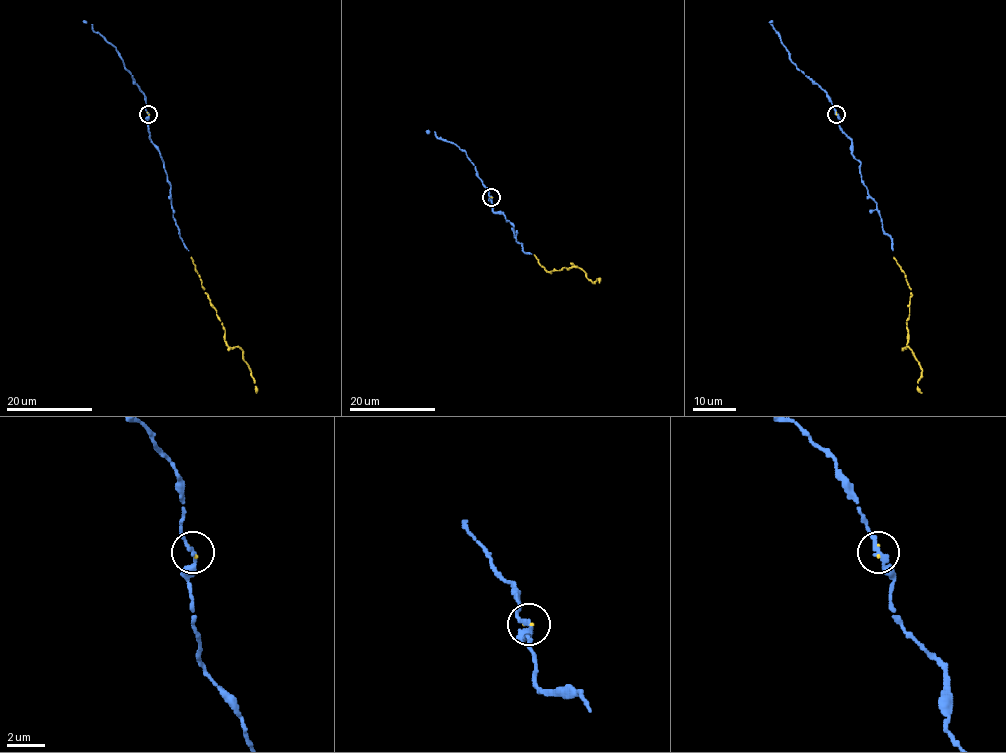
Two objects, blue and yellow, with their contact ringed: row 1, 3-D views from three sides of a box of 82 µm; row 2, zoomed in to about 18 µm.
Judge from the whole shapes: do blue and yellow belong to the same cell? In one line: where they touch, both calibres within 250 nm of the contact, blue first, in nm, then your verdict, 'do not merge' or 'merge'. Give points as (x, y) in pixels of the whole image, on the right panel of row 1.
place (836, 114); calibres 240 and 100 nm; merge

